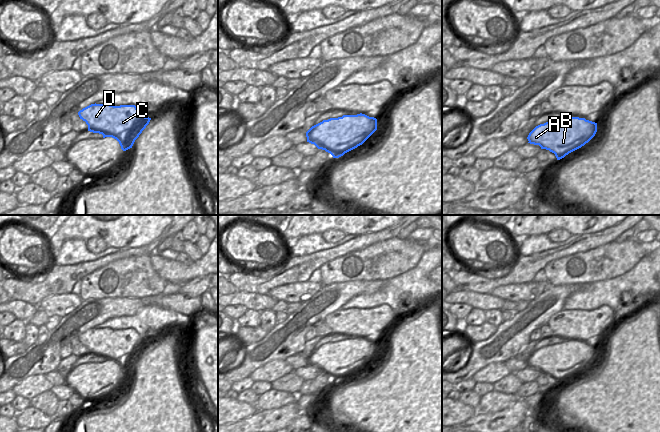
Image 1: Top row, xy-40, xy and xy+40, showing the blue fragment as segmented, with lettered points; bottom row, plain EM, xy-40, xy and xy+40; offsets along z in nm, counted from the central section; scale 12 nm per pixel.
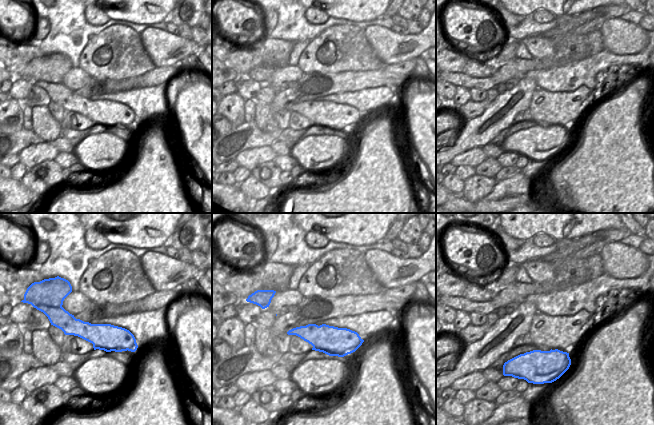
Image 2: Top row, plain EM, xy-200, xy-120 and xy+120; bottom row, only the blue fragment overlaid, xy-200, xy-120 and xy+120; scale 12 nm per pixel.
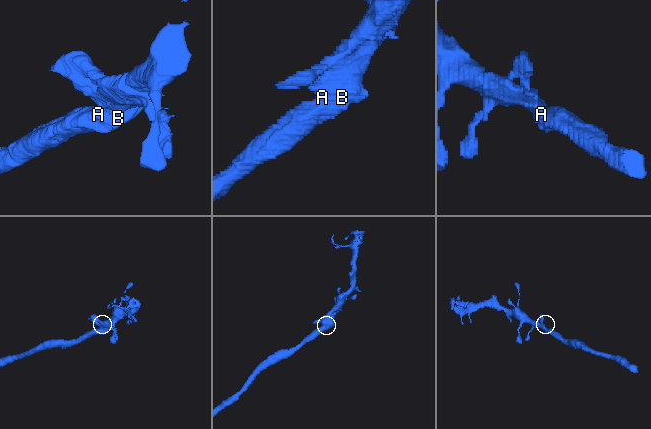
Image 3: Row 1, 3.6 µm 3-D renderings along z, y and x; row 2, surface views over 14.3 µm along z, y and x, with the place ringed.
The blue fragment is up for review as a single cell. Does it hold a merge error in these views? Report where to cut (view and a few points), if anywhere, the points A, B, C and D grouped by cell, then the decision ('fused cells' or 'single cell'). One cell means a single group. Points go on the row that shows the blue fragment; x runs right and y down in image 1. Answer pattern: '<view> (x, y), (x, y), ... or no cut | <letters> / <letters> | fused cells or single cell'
xy-40 (140, 114), (134, 123), (122, 132), (110, 129), (88, 129) | A B / C D | fused cells

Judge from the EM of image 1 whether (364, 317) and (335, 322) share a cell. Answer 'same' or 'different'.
different

